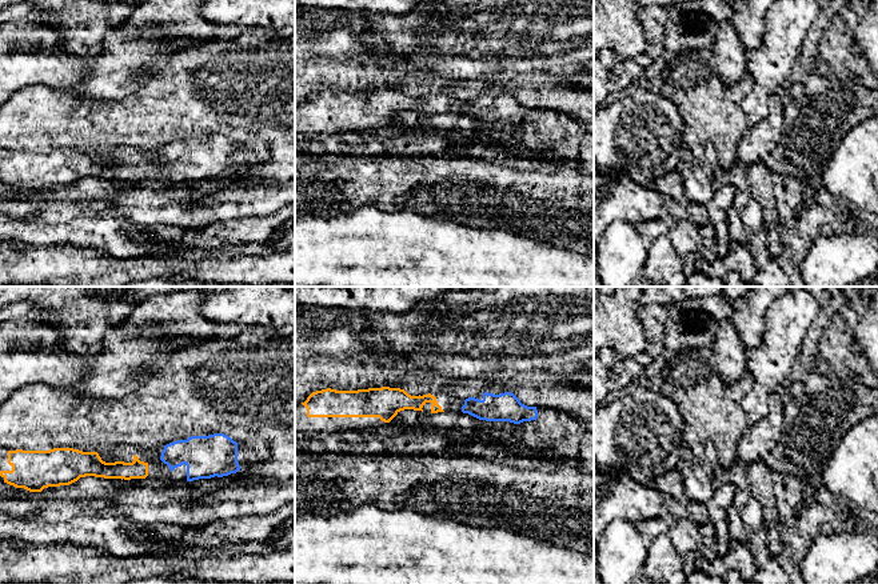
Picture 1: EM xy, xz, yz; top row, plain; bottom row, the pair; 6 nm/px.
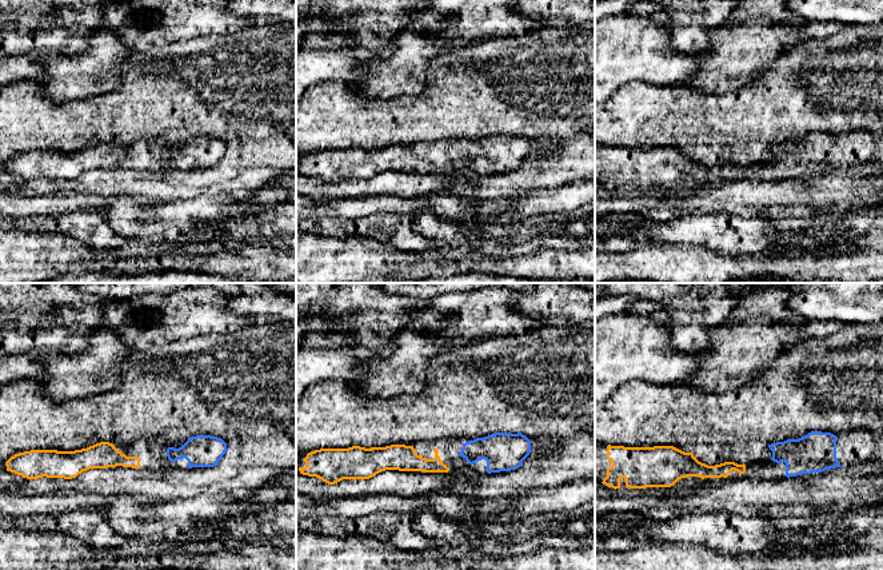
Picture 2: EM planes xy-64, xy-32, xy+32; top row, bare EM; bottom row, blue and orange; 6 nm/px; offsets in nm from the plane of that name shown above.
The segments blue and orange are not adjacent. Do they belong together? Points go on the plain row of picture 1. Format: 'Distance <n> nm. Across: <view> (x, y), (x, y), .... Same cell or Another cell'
Distance 80 nm. Across: xy (160, 160), (147, 164). Same cell

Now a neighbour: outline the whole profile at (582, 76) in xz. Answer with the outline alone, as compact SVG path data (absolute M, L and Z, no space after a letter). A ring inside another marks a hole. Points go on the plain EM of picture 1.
M594 60L584 65L576 67L571 72L559 75L559 84L564 88L582 88L584 91L594 88Z

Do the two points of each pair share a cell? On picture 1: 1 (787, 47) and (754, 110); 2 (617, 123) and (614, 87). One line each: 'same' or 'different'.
1: same
2: different

